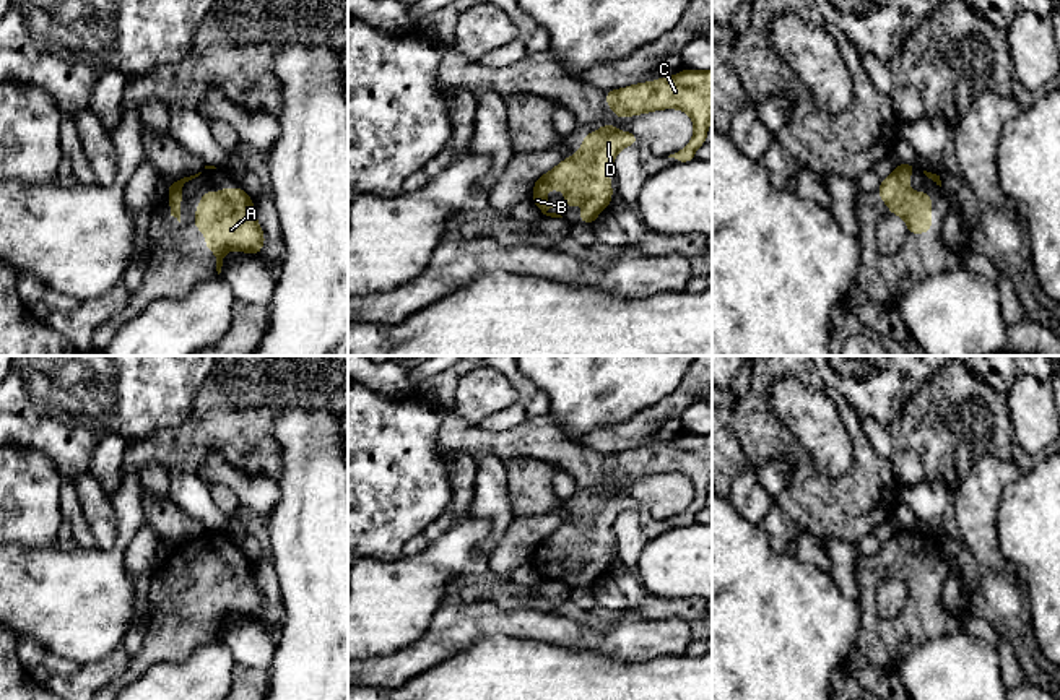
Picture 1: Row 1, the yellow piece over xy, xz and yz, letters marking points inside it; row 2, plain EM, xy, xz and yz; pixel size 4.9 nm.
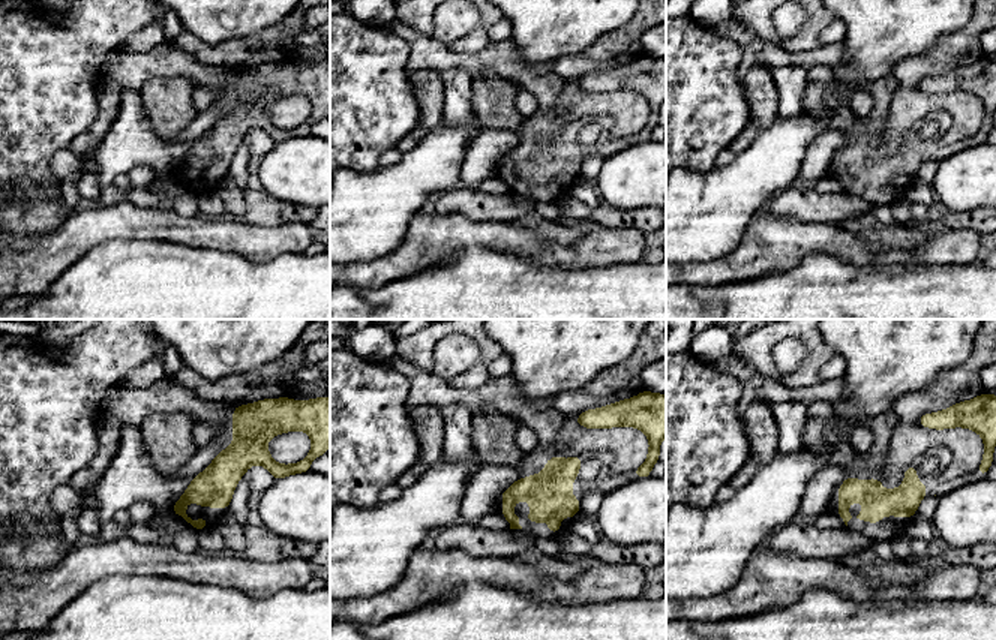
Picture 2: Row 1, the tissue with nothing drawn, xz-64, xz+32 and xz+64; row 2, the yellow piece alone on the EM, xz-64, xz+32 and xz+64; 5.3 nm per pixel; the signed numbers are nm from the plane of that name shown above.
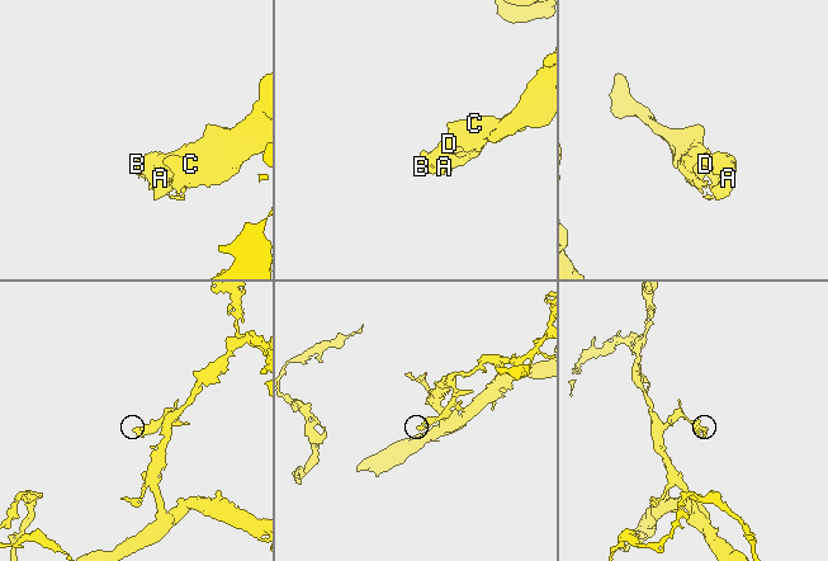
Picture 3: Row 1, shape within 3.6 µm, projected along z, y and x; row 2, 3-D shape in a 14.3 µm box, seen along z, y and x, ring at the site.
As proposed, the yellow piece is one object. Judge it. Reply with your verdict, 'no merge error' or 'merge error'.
no merge error

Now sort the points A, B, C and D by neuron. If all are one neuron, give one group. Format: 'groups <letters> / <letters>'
groups A B C D

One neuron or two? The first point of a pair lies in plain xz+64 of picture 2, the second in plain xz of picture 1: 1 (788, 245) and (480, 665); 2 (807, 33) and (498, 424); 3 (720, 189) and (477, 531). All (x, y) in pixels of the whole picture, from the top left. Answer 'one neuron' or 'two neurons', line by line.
1: two neurons
2: one neuron
3: one neuron

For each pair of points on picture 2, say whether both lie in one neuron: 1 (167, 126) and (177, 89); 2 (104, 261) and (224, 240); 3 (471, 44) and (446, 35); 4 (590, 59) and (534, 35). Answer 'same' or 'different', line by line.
1: same
2: different
3: different
4: different

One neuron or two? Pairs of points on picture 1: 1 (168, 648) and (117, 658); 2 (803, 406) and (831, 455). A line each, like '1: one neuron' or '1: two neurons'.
1: two neurons
2: one neuron

